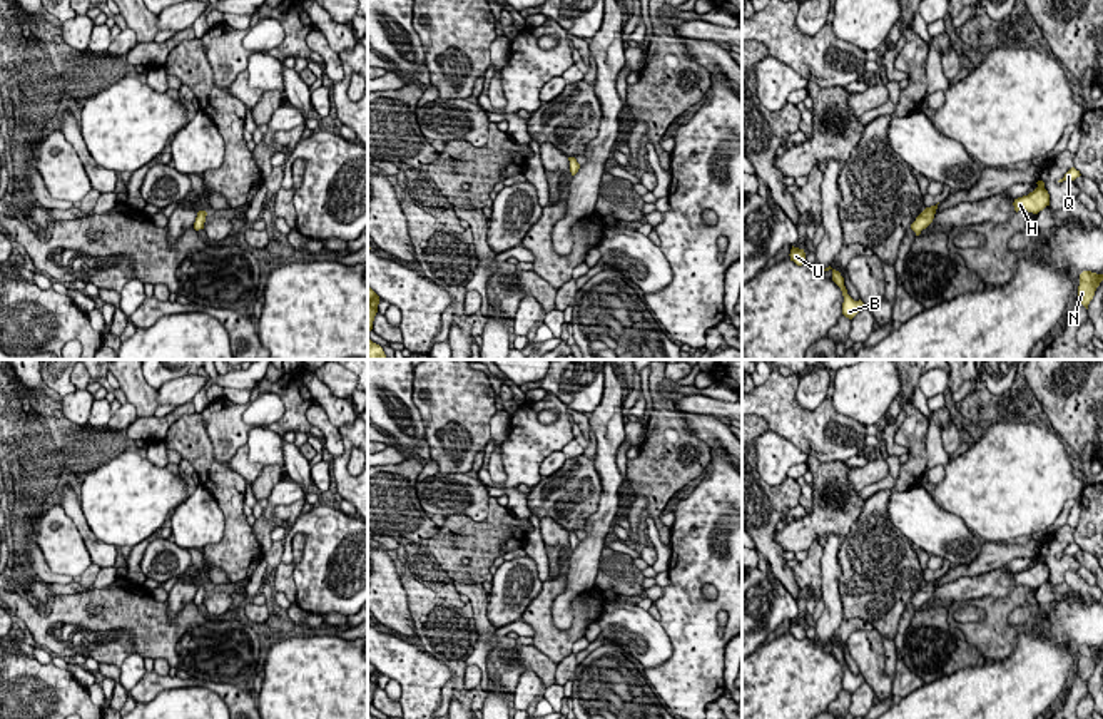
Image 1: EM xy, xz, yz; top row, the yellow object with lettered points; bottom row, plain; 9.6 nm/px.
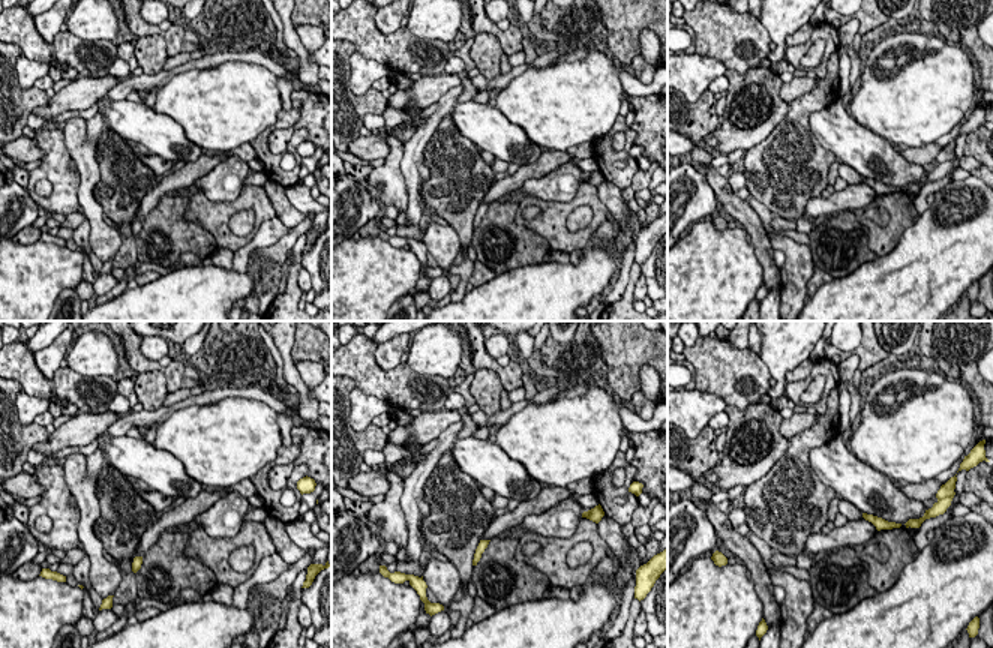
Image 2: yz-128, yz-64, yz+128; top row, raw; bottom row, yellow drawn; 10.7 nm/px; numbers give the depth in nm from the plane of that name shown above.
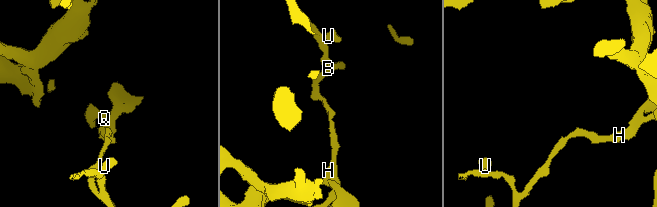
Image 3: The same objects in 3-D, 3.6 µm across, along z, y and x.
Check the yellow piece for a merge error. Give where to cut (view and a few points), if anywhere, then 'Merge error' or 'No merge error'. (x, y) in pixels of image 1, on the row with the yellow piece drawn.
Split along xy (198, 218), (201, 228). Merge error

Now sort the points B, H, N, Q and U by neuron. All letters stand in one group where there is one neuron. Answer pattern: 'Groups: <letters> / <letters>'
Groups: B U / H N Q

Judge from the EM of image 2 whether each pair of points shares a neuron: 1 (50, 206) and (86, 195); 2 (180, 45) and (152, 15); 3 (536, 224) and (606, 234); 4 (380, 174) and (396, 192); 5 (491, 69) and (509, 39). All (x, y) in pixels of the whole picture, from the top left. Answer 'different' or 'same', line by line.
1: different
2: different
3: different
4: same
5: different

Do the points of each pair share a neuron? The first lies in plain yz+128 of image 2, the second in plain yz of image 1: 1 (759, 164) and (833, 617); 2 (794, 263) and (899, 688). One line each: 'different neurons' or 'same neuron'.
1: different neurons
2: different neurons

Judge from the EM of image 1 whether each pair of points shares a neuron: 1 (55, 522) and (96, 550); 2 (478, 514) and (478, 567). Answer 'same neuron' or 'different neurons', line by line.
1: different neurons
2: different neurons

